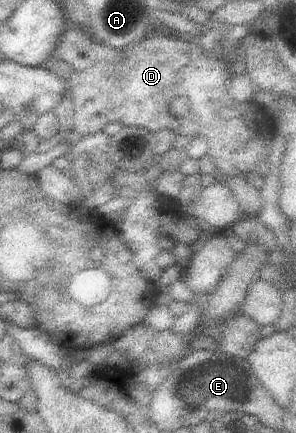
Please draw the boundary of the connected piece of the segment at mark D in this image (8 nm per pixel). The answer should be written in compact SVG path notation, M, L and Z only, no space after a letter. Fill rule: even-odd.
M85 24L79 28L66 28L61 35L55 50L52 52L51 60L54 63L64 65L64 73L68 76L68 89L73 105L72 130L80 137L103 131L104 126L114 121L121 127L143 127L150 133L156 133L162 128L173 130L178 135L184 135L193 139L203 138L206 142L206 152L209 160L213 162L217 173L225 176L232 176L236 179L242 178L246 172L256 174L262 181L269 172L267 157L269 156L272 139L269 134L261 134L261 126L257 124L255 112L257 108L251 106L252 101L247 104L239 104L231 100L227 94L227 84L231 73L229 72L229 58L222 49L215 47L211 54L201 50L197 41L181 40L171 36L143 36L138 41L129 43L123 50L109 52L109 60L119 58L121 61L97 64L97 43L98 40L87 30ZM179 96L187 98L187 112L175 118L169 113L169 102Z

